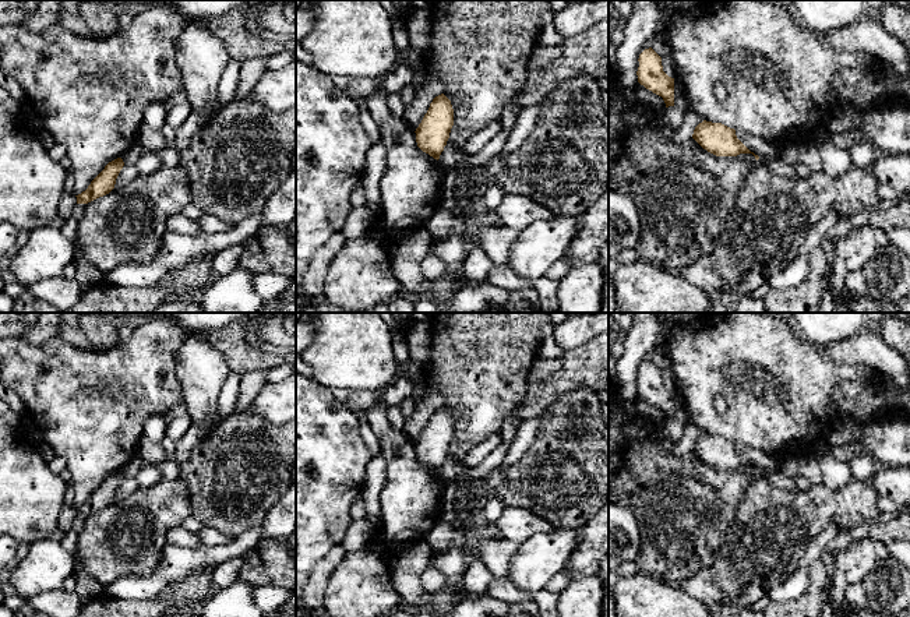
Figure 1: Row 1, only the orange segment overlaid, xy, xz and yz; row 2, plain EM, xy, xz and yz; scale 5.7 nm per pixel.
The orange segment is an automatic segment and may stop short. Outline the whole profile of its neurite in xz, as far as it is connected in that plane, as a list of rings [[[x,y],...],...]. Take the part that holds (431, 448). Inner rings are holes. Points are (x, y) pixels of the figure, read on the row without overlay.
[[[441,406],[433,412],[427,426],[415,444],[417,459],[438,473],[447,458],[452,438],[454,422],[451,413]]]

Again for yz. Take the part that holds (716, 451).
[[[703,433],[702,436],[699,436],[692,447],[692,451],[708,465],[716,468],[716,469],[737,469],[740,466],[752,466],[755,469],[755,472],[758,473],[759,469],[755,468],[754,465],[751,465],[736,448],[736,443],[730,441],[722,436],[712,436],[712,434],[706,434]]]

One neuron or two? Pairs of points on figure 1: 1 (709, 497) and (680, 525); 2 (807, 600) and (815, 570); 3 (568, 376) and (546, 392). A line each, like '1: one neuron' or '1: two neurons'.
1: one neuron
2: one neuron
3: one neuron

